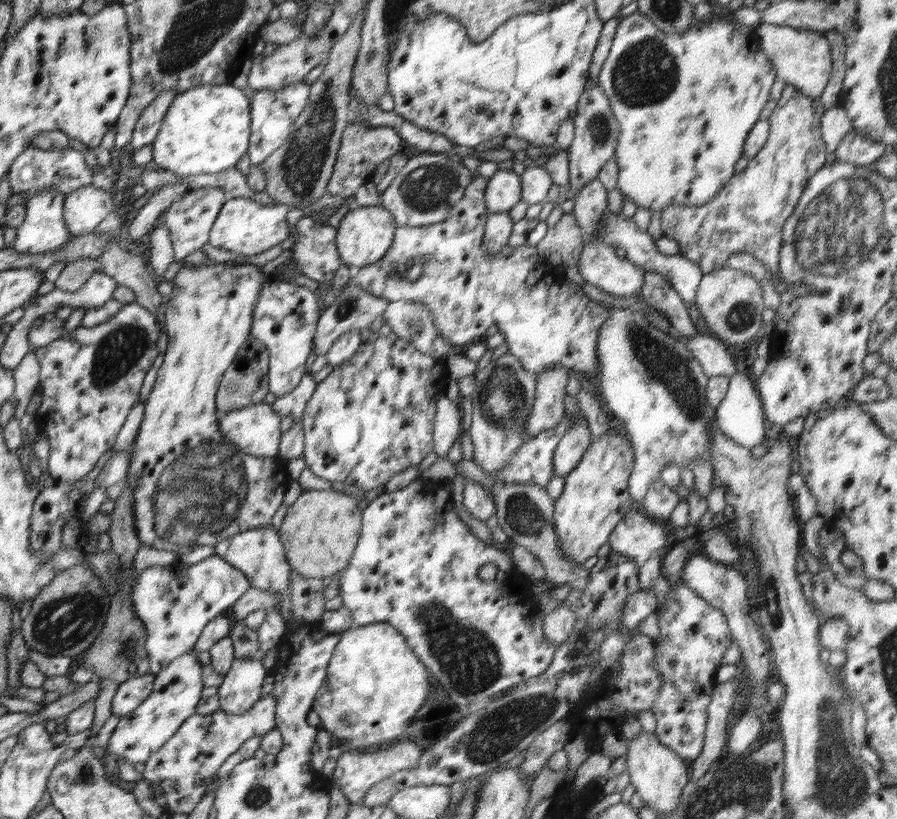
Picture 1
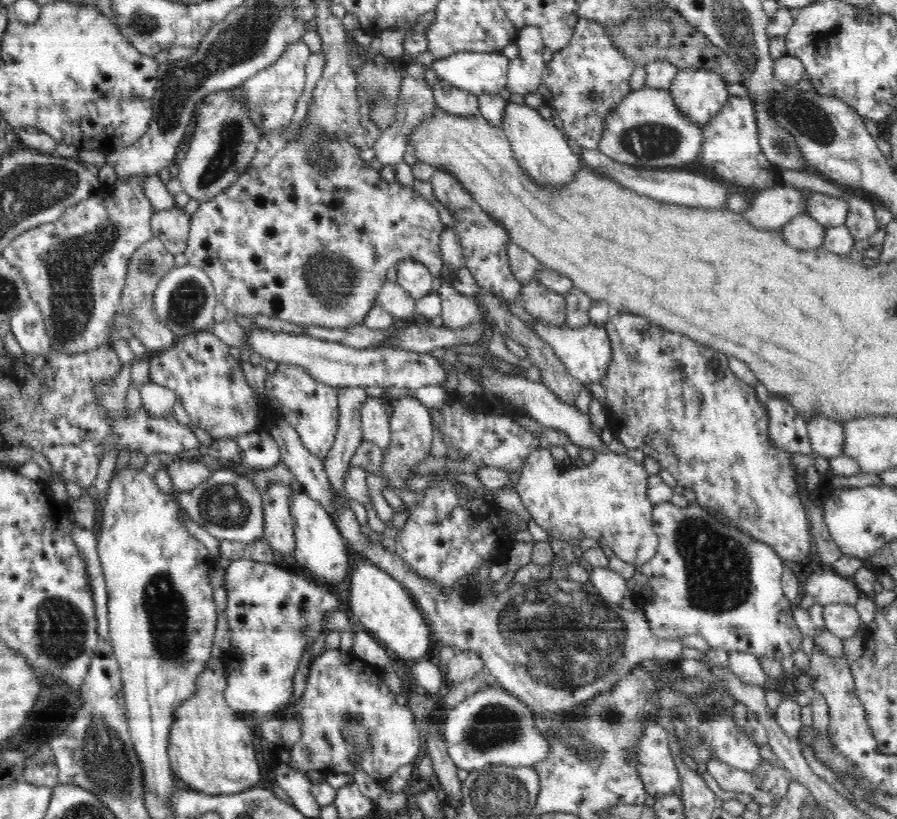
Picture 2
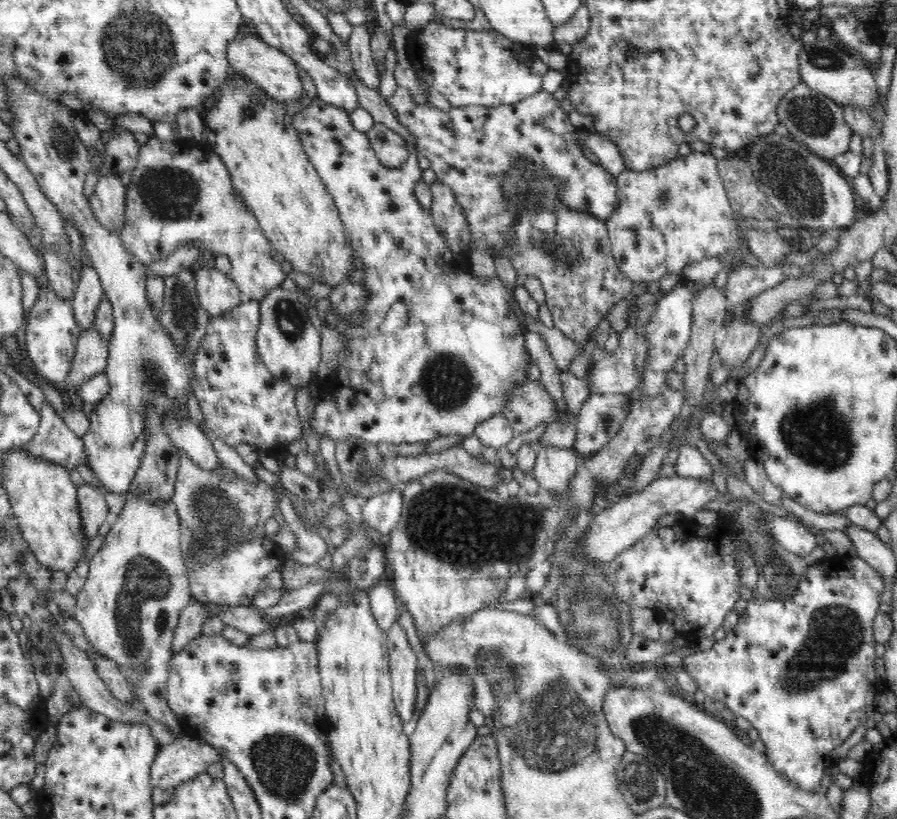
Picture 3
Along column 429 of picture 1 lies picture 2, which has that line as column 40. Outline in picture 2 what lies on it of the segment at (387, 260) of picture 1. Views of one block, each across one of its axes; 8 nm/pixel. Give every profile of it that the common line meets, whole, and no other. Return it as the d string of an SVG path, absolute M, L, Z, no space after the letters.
M148 175L134 176L134 178L128 178L128 180L118 179L114 184L108 184L100 189L97 189L95 195L86 198L86 200L80 200L78 204L70 206L63 211L62 216L52 223L40 224L36 228L31 228L22 232L20 236L16 236L14 240L4 250L1 255L7 259L8 264L11 264L16 270L20 271L23 276L24 282L27 284L28 290L30 291L31 298L40 305L40 311L42 311L42 318L50 339L50 348L56 352L68 353L75 355L78 353L86 352L94 347L99 347L104 344L110 333L113 332L114 315L121 308L121 294L124 288L124 283L127 275L128 263L130 262L131 256L136 252L136 249L146 240L150 240L153 237L151 229L152 214L156 211L154 205L150 202L150 199L145 196L143 185L149 178Z

